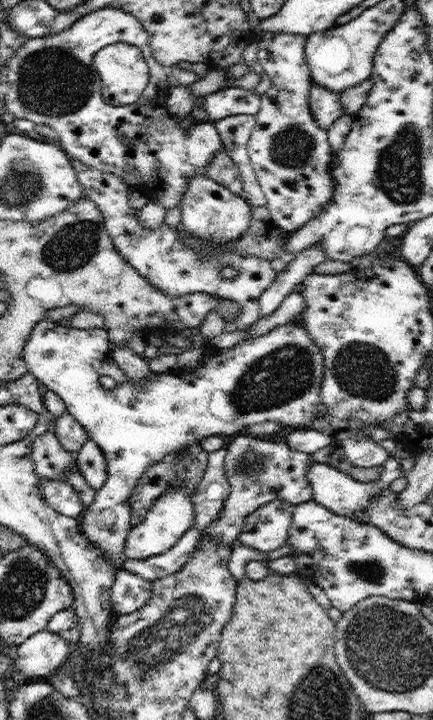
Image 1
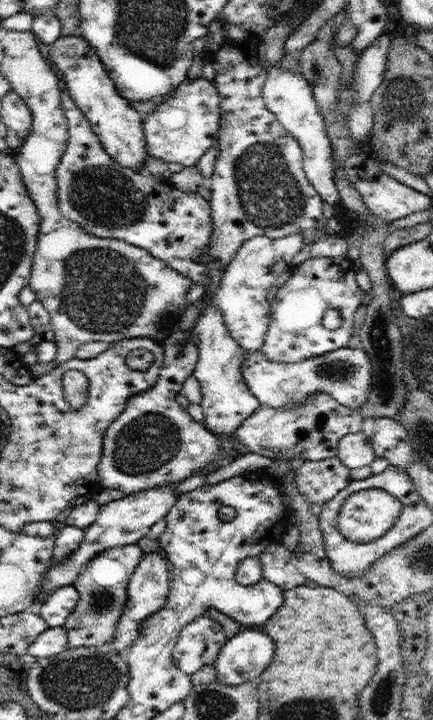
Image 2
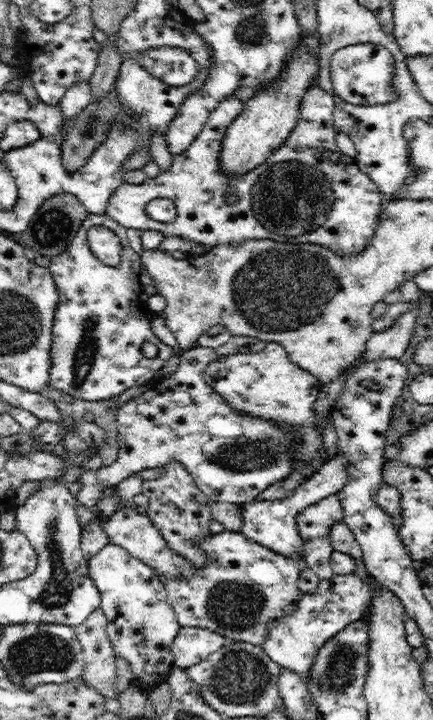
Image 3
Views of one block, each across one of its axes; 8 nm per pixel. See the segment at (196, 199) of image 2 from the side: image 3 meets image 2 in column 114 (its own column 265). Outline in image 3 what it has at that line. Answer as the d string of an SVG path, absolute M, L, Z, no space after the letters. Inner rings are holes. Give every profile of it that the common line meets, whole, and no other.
M318 84L310 87L306 94L301 98L301 107L299 108L299 119L297 125L293 128L293 130L288 135L288 138L284 140L281 146L278 146L274 152L272 152L272 156L266 158L266 162L262 162L260 166L256 166L254 170L250 170L250 172L246 172L246 174L238 174L238 176L227 176L225 172L221 169L220 162L220 153L222 150L222 139L225 137L226 131L232 121L239 115L241 110L243 109L244 101L239 100L232 94L232 96L228 96L228 98L224 98L221 100L220 104L216 106L216 108L211 112L211 115L206 120L206 124L204 128L201 130L200 134L194 139L194 142L190 143L190 146L184 150L180 155L172 156L172 166L170 166L170 170L164 170L160 172L160 176L156 176L156 179L148 179L143 184L129 184L123 183L116 188L114 191L114 195L110 198L110 202L108 203L108 207L106 208L105 214L110 216L110 219L118 222L118 224L122 225L122 227L126 229L138 229L139 231L146 230L154 230L158 231L164 236L176 235L182 239L191 240L191 242L198 242L203 244L206 248L216 247L224 244L241 244L245 242L245 240L258 240L258 239L270 239L275 242L288 242L288 243L312 243L322 245L322 247L328 247L328 249L332 249L334 253L338 253L338 255L349 256L350 254L359 254L365 250L365 246L371 244L372 238L374 238L374 233L377 228L377 221L379 220L379 215L381 214L380 202L382 198L382 194L378 191L378 186L368 178L367 174L364 174L360 170L358 163L356 163L354 157L347 156L342 153L338 146L336 145L336 135L338 133L338 129L335 126L333 112L335 109L335 102L333 101L332 95L328 94L325 90L322 90L322 87L318 86ZM229 193L234 193L236 195L236 202L227 203L227 195ZM154 198L164 198L172 200L172 203L176 206L176 218L174 218L173 222L156 222L152 221L152 218L148 217L146 213L147 204L150 203Z

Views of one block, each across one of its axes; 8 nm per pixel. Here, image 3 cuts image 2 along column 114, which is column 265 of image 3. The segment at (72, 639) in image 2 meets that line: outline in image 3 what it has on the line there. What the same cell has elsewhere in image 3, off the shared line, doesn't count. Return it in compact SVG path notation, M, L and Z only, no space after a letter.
M226 529L200 540L198 547L206 555L206 564L202 568L194 566L194 572L184 580L162 580L167 590L167 601L175 610L180 626L208 629L235 641L261 645L265 639L267 626L278 617L291 613L297 605L299 599L297 577L304 565L303 548L298 556L286 557L246 538L242 532Z

